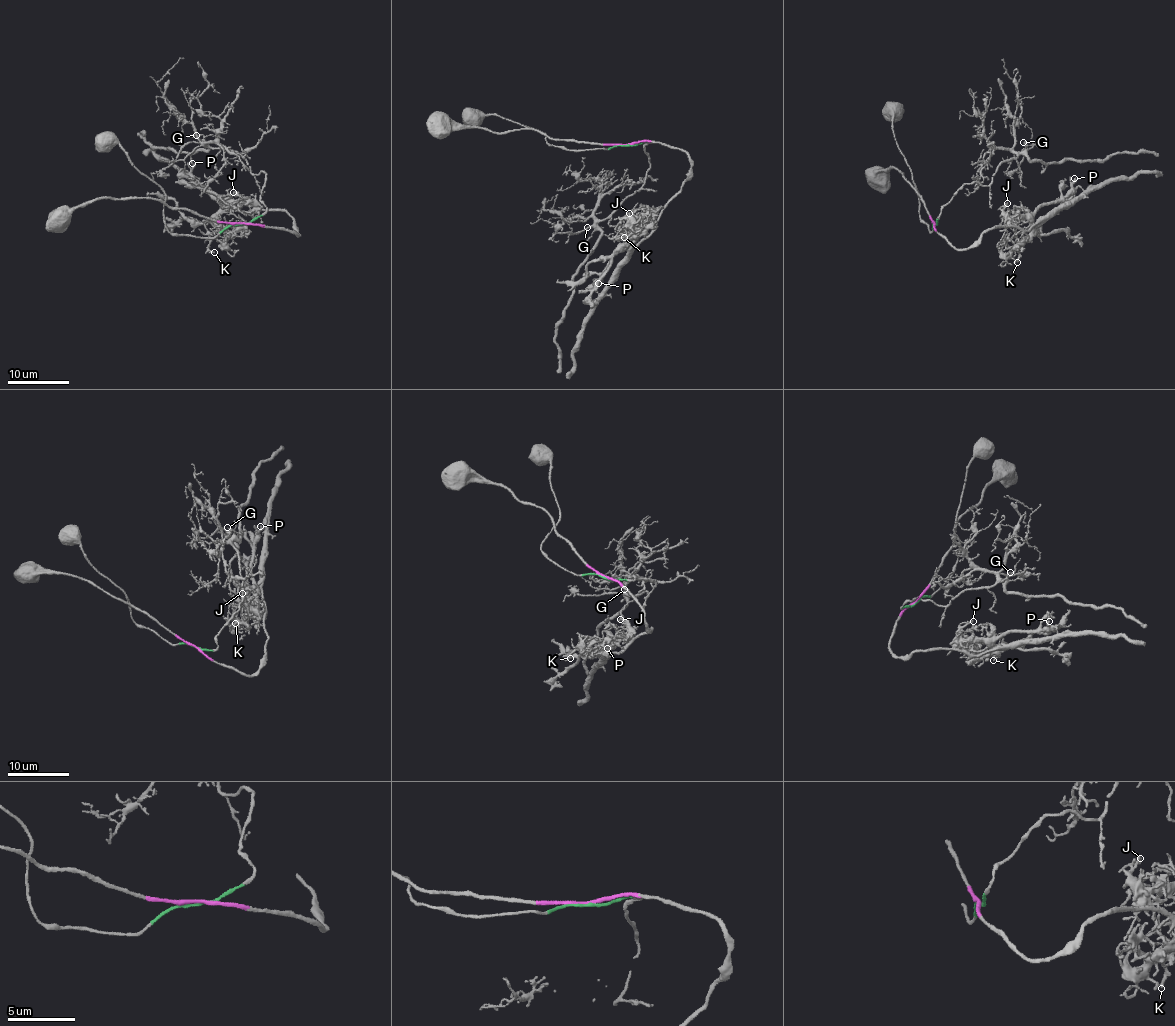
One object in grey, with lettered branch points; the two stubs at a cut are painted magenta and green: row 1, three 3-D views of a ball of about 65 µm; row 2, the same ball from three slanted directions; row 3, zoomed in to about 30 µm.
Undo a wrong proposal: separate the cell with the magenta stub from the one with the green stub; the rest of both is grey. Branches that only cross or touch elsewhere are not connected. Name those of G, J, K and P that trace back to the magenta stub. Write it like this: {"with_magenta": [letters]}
{"with_magenta": ["J", "K", "P"]}

